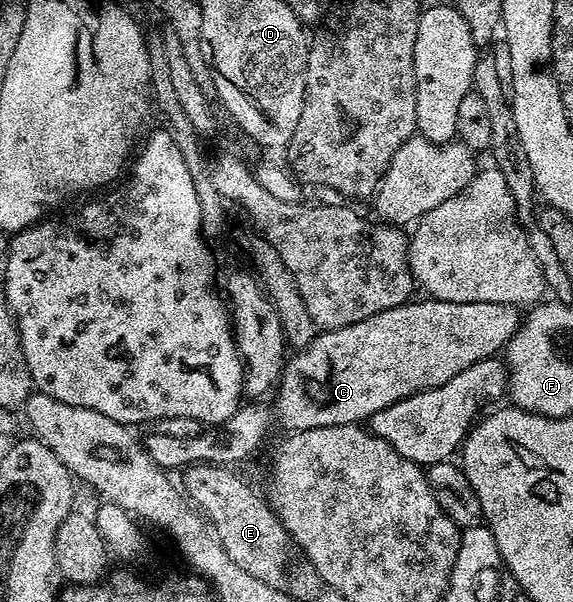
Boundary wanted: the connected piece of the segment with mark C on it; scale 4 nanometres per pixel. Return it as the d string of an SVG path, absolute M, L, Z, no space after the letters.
M422 297L419 303L414 302L407 301L400 304L399 307L384 309L383 312L378 312L374 316L364 317L363 320L352 325L345 325L344 328L332 329L331 331L323 330L314 336L313 342L309 343L308 346L289 356L286 366L282 368L282 377L276 388L278 419L287 427L285 429L287 432L307 431L308 429L320 429L321 427L331 427L332 425L348 425L349 423L361 424L363 421L369 420L370 416L380 409L384 409L404 397L415 395L417 391L427 391L433 387L444 385L448 381L452 381L452 377L456 377L456 373L464 373L464 369L468 369L468 365L476 365L476 361L484 361L497 356L505 348L510 338L516 334L518 326L522 324L524 318L523 312L518 312L521 310L513 303L493 303L492 301L457 303L456 301L440 301L429 297Z

